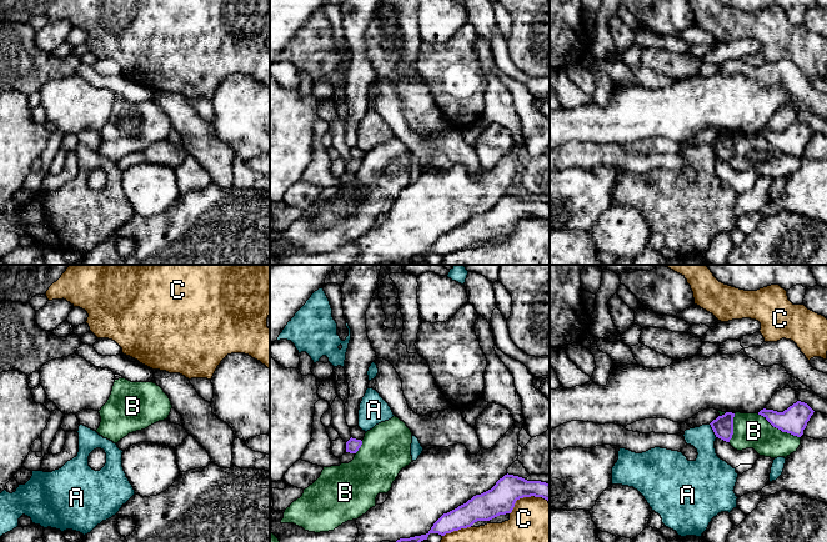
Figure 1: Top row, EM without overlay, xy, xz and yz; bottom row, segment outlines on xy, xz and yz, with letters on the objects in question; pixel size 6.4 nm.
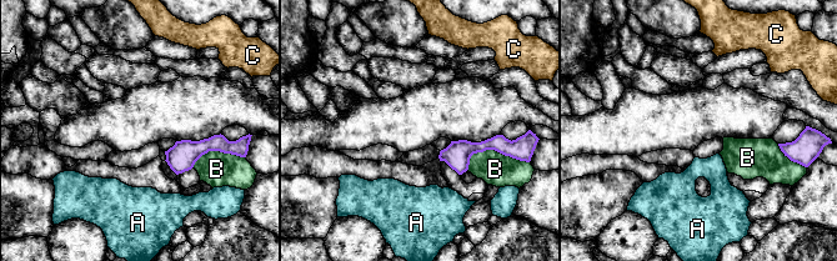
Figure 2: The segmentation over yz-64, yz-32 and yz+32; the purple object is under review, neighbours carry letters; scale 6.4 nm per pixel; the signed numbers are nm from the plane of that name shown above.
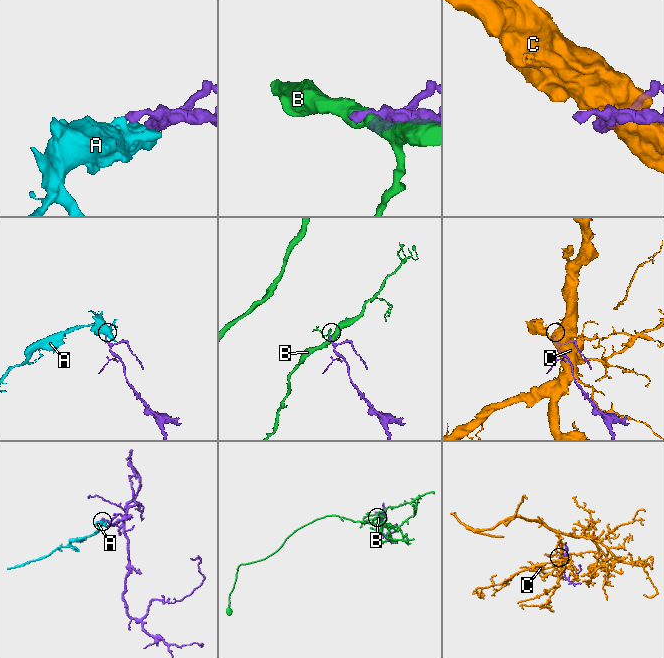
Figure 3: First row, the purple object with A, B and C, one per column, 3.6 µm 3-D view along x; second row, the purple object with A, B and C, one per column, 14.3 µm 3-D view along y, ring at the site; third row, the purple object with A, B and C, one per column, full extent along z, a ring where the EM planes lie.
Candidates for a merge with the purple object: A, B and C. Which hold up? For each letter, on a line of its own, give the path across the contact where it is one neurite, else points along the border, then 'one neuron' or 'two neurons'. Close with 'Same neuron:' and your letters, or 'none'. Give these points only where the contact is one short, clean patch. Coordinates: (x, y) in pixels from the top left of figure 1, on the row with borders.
A: along yz (710, 423), (716, 437) | two neurons
B: two neurons
C: two neurons
Same neuron: none

